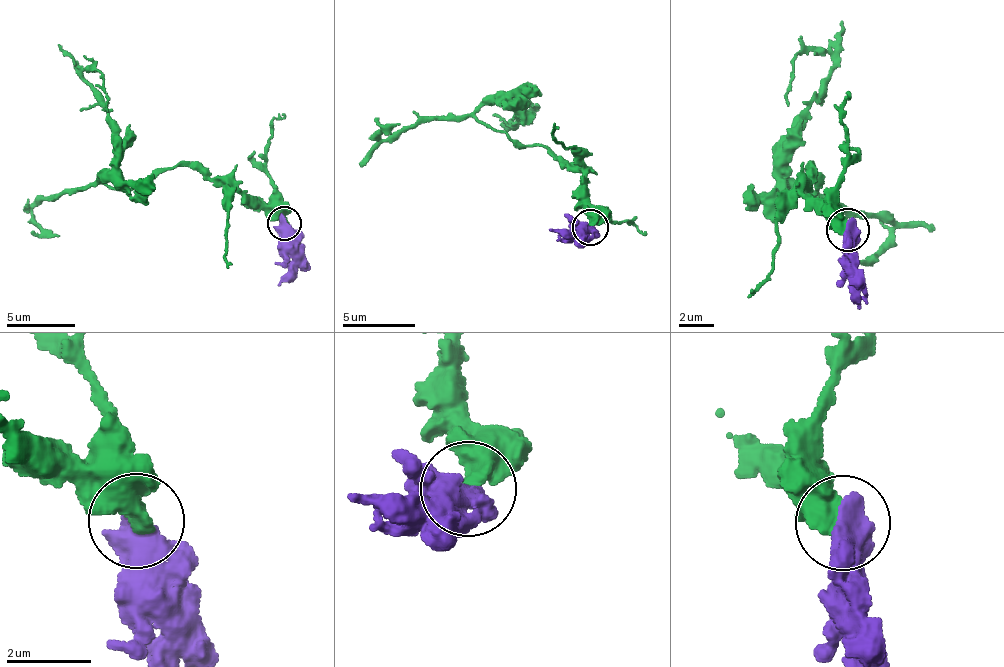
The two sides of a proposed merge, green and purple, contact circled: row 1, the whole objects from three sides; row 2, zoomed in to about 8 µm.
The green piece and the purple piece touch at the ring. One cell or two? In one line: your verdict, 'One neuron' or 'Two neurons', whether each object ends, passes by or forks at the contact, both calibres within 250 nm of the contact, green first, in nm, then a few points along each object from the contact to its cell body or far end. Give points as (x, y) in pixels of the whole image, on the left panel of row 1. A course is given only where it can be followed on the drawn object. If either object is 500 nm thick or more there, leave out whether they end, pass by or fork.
Two neurons. Thickness 600 nm (green) against 700 nm. Course of green: (283, 222), (184, 165), (112, 190), (103, 183), (114, 164), (113, 120), (82, 73), (96, 68), (106, 113). Course of purple: (283, 222), (283, 256), (289, 270), (277, 284)

